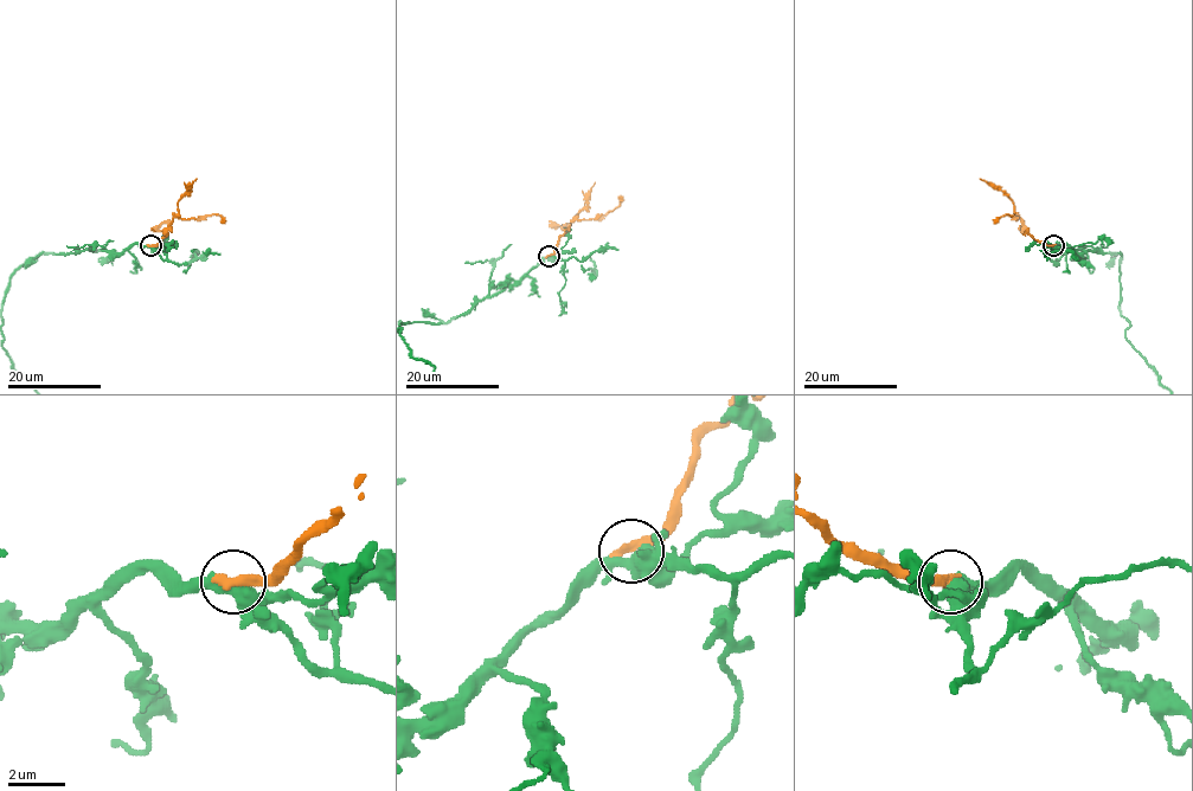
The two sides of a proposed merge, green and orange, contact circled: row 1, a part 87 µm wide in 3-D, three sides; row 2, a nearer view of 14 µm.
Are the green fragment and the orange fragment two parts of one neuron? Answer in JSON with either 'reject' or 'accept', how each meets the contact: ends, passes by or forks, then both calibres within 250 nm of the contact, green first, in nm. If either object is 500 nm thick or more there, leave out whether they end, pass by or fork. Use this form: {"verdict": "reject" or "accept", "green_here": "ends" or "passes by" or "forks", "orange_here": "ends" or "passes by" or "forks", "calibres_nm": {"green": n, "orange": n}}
{"verdict": "accept", "green_here": "passes by", "orange_here": "ends", "calibres_nm": {"green": 480, "orange": 400}}

